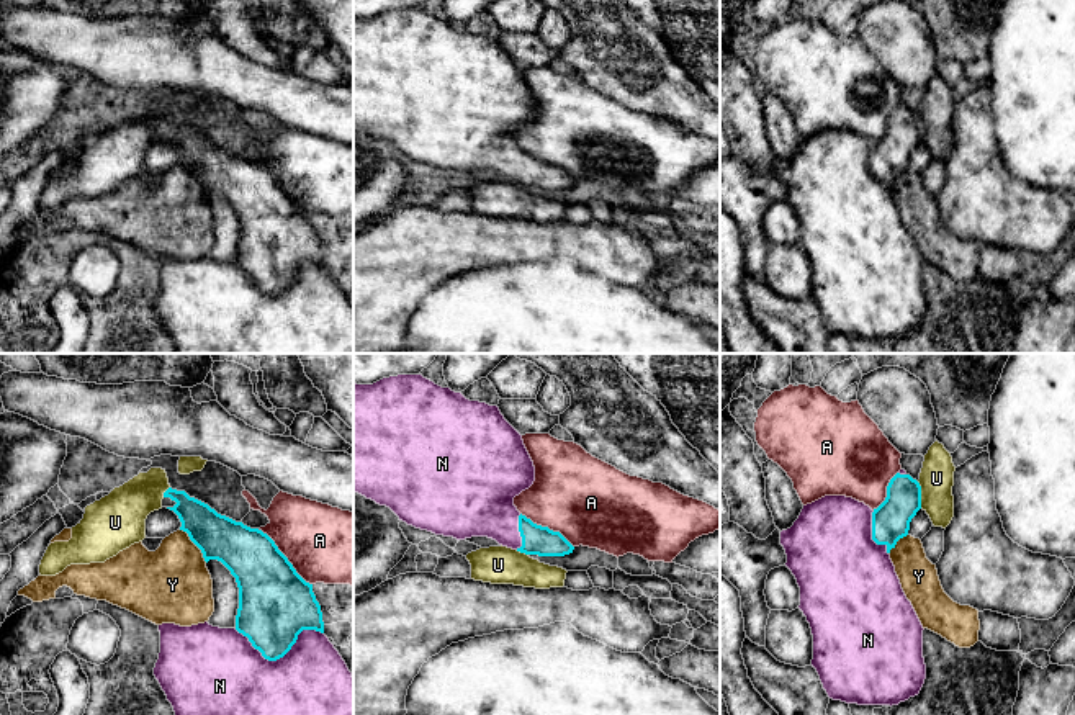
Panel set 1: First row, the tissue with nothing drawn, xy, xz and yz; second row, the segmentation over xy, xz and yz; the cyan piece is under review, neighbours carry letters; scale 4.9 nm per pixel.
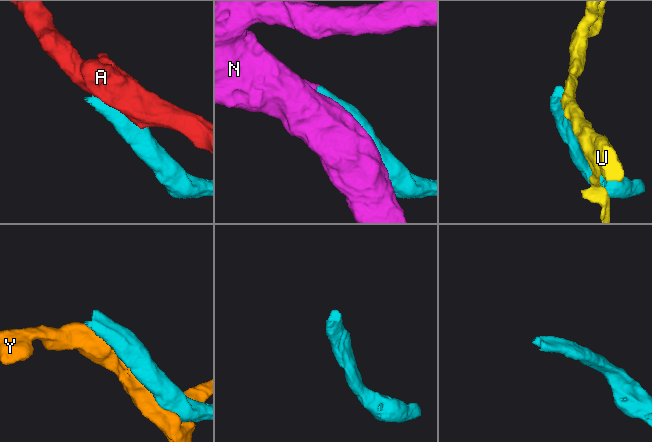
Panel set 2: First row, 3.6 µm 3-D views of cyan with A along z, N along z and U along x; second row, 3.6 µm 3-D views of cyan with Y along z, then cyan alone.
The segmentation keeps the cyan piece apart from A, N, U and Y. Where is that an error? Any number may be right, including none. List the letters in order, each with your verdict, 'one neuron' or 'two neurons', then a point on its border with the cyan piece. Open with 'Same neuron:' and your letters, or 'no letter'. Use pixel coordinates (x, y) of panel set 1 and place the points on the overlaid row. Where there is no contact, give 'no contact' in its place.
Same neuron: N
A: two neurons | xy (285, 557)
N: one neuron | xy (280, 656)
U: two neurons | yz (920, 494)
Y: two neurons | xy (195, 544)

